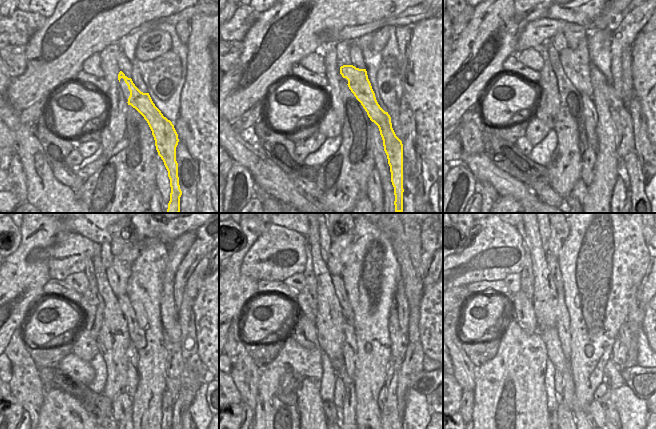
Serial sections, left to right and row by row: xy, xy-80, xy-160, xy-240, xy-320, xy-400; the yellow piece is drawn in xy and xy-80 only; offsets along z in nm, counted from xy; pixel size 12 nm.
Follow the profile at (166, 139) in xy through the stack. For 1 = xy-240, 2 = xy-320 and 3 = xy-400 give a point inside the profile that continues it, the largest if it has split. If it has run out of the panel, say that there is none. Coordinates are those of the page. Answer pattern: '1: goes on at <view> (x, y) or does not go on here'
1: goes on at xy-240 (124, 246)
2: goes on at xy-320 (342, 233)
3: goes on at xy-400 (559, 233)

